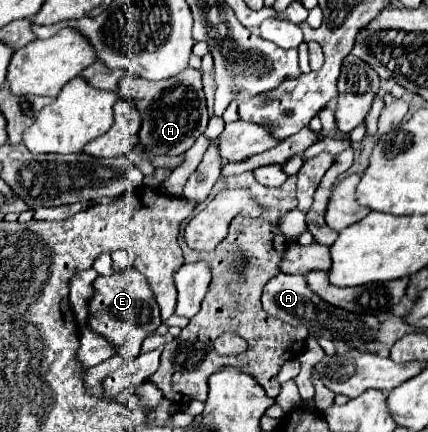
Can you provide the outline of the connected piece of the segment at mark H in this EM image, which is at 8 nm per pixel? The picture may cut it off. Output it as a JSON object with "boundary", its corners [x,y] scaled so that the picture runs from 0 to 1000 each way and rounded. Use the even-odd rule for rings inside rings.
{"boundary":[[[432,160],[418,174],[381,188],[343,188],[329,178],[287,178],[273,220],[311,238],[329,262],[325,336],[357,359],[423,359],[465,313],[474,313],[488,266],[470,201],[470,164]]]}

